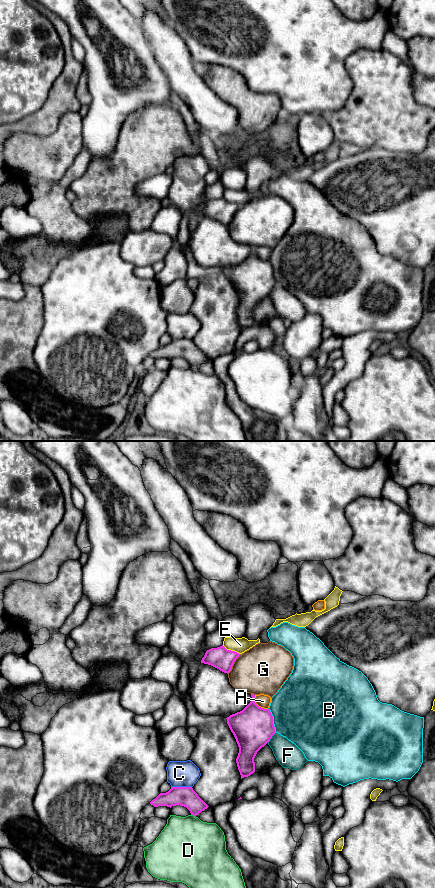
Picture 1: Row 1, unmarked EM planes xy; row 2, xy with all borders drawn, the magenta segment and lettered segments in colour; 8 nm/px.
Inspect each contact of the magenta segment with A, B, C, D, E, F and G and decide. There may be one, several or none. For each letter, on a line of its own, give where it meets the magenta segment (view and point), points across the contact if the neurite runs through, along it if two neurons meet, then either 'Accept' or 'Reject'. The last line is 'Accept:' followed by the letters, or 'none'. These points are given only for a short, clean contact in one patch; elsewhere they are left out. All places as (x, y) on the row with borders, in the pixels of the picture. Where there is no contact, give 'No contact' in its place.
A: Touches magenta at xy (257, 705). Reject
B: Touches magenta at xy (272, 720). Reject
C: Touches magenta at xy (181, 787). Reject
D: Touches magenta at xy (193, 815). Reject
E: Touches magenta at xy (230, 650). Boundary: xy (222, 645), (239, 654). Reject
F: Touches magenta at xy (271, 737). Reject
G: Touches magenta at xy (233, 663). Reject
Accept: none

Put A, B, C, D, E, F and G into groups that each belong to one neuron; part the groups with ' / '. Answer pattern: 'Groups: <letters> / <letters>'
Groups: A / B / C / D / E / F / G

